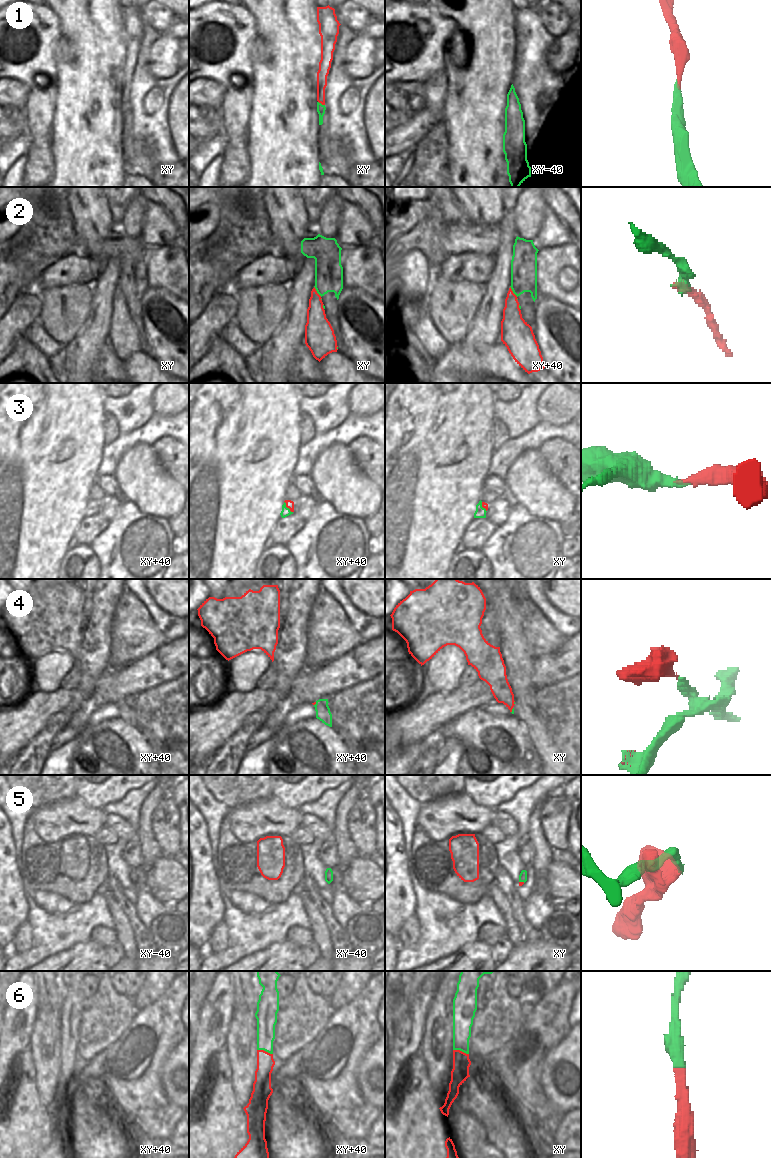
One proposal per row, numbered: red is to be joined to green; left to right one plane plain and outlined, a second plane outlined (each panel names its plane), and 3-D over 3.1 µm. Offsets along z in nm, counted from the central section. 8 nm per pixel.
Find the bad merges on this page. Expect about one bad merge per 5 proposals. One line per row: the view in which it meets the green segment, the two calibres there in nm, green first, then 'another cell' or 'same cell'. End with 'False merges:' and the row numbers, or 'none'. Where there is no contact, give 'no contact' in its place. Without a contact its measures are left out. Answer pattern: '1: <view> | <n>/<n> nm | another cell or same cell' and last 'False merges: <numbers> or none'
1: xy | 70/90 nm | same cell
2: xy | 220/160 nm | same cell
3: xy+40 | 70/60 nm | same cell
4: xy | 20/160 nm | same cell
5: xy | 60/30 nm | same cell
6: xy+40 | 160/140 nm | same cell
False merges: none

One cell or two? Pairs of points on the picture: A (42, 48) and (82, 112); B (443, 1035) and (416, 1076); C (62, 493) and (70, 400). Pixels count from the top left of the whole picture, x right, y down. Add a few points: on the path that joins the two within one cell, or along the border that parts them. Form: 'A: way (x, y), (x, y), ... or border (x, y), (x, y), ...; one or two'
A: border (55, 60), (56, 84); two
B: border (419, 1053), (424, 1061), (428, 1082), (431, 1085); two
C: way (62, 470), (75, 453), (72, 450), (70, 423); one

